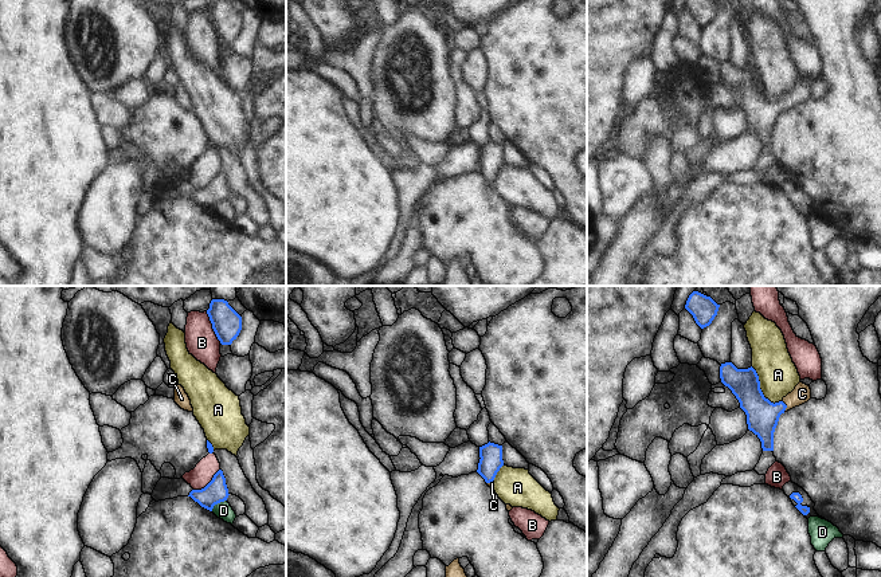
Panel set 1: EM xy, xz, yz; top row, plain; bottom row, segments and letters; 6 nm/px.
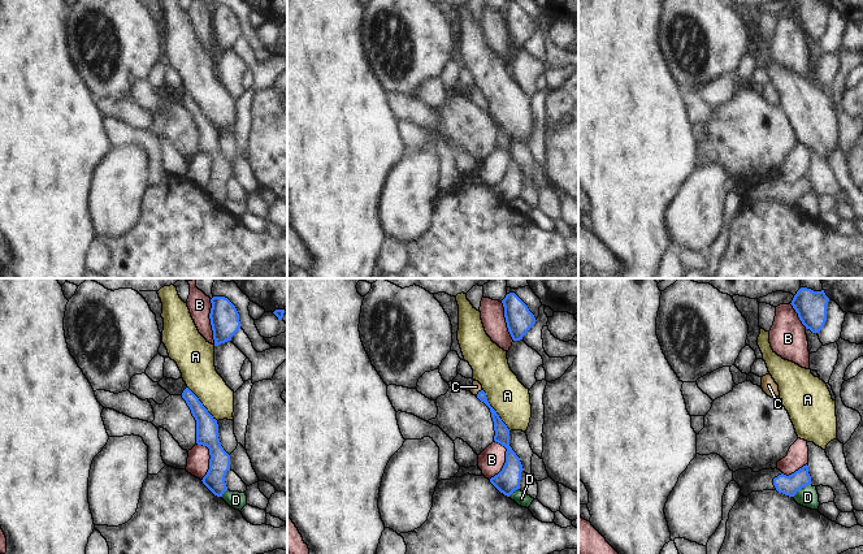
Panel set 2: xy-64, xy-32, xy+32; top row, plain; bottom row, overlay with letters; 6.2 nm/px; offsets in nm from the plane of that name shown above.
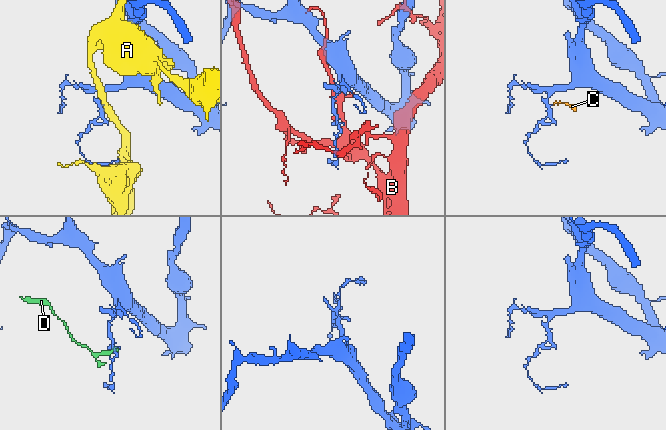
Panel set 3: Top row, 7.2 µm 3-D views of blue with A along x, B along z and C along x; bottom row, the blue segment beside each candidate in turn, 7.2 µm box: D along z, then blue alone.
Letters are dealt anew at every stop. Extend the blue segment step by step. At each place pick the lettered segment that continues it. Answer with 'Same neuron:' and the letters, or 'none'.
Same neuron: C

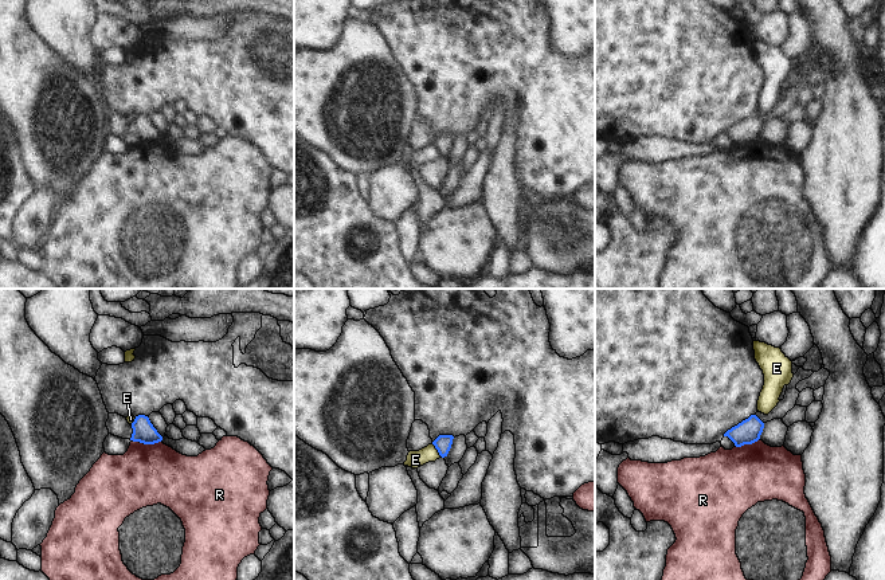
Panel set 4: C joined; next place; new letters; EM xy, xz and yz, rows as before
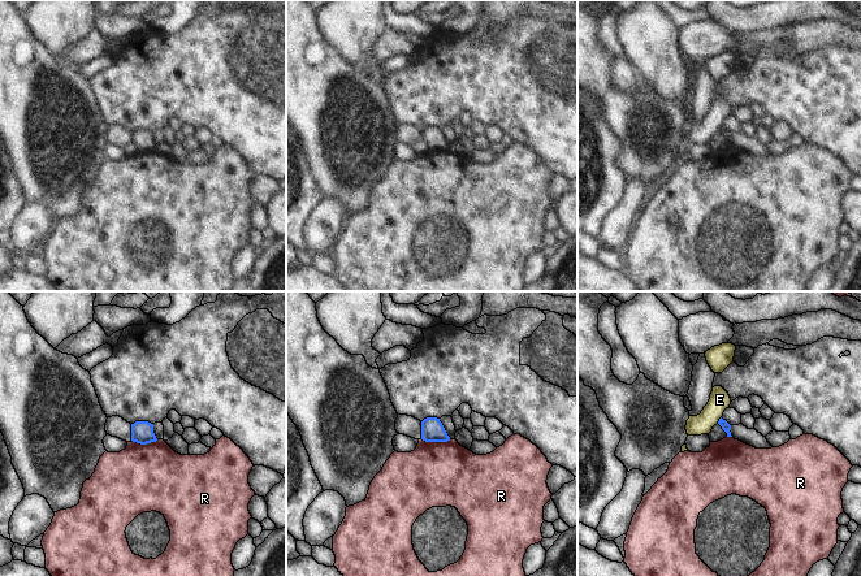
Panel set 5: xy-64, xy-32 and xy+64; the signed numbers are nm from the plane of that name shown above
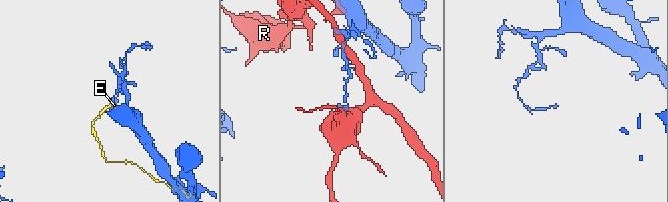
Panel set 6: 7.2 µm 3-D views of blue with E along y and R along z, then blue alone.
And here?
Same neuron: none

